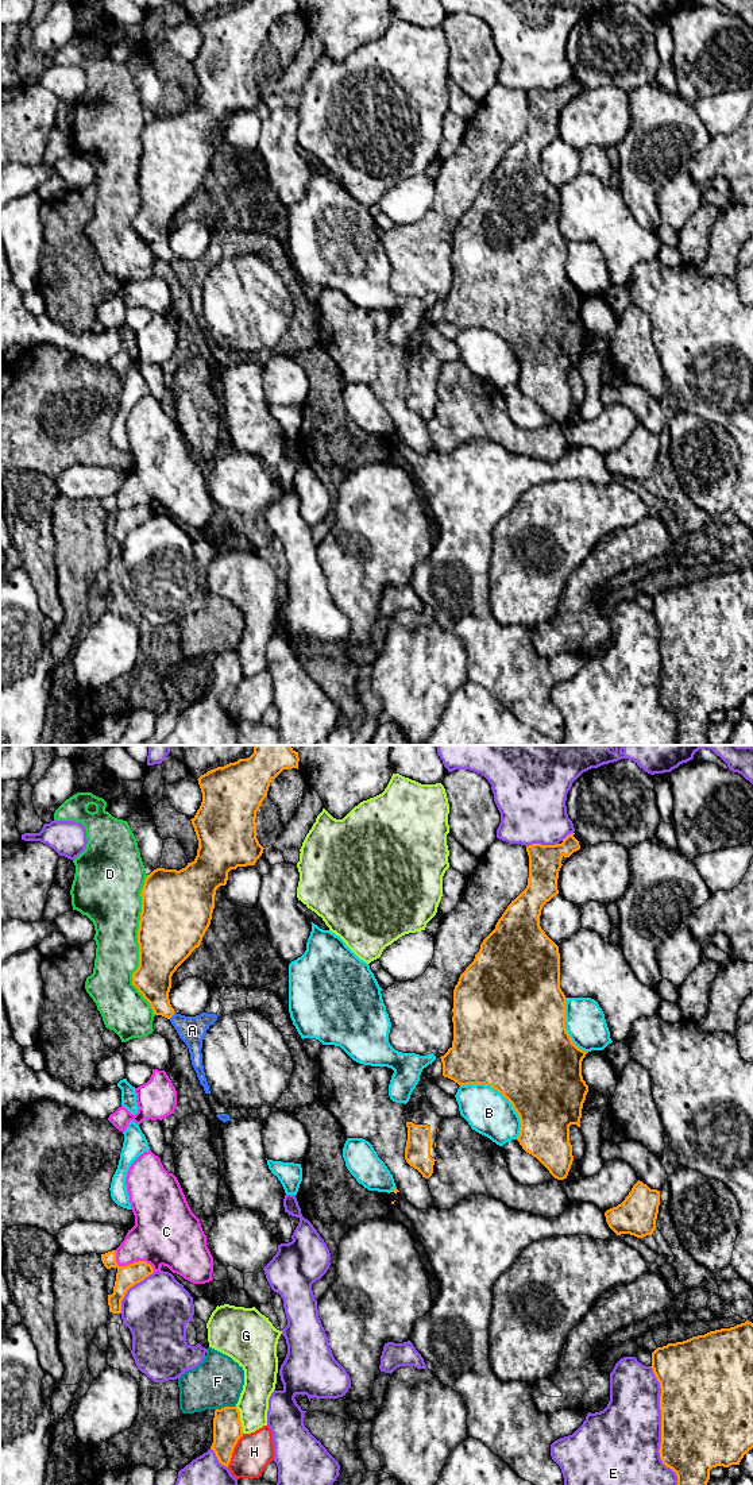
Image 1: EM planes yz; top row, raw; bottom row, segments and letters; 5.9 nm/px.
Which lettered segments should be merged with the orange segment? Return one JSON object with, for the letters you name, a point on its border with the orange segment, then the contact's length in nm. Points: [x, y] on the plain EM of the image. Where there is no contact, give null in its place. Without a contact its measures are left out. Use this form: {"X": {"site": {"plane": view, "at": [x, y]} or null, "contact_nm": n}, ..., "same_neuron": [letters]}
{"same_neuron": []}

